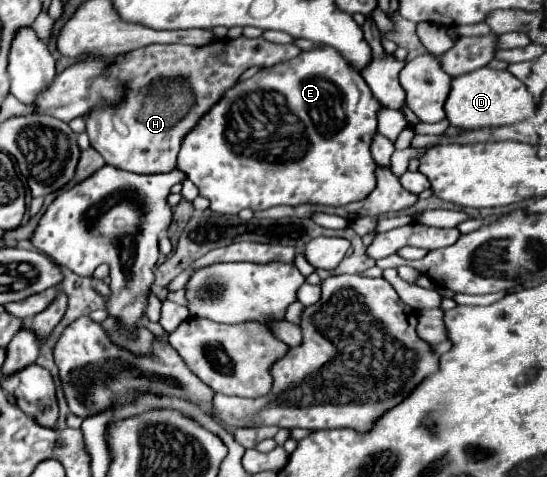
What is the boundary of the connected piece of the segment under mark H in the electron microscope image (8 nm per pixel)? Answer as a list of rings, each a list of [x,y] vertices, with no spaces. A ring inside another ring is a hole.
[[[238,37],[234,41],[216,39],[206,47],[146,45],[142,49],[130,51],[126,53],[126,61],[122,61],[122,77],[126,77],[126,83],[130,85],[130,97],[126,97],[126,105],[122,105],[122,109],[102,109],[102,113],[90,113],[90,117],[86,117],[86,133],[90,137],[90,145],[104,157],[106,165],[112,165],[116,169],[144,175],[168,173],[176,167],[176,155],[180,151],[184,135],[188,135],[200,121],[200,117],[210,111],[214,103],[218,103],[224,91],[236,85],[238,77],[248,67],[272,67],[276,63],[294,59],[298,53],[302,53],[302,49],[296,45],[274,45],[266,43],[262,37]],[[154,77],[186,77],[186,89],[134,89],[134,85],[150,85]]]

